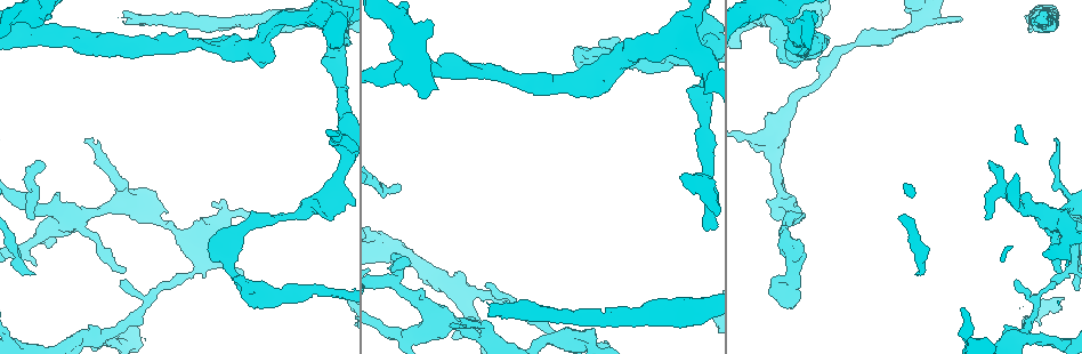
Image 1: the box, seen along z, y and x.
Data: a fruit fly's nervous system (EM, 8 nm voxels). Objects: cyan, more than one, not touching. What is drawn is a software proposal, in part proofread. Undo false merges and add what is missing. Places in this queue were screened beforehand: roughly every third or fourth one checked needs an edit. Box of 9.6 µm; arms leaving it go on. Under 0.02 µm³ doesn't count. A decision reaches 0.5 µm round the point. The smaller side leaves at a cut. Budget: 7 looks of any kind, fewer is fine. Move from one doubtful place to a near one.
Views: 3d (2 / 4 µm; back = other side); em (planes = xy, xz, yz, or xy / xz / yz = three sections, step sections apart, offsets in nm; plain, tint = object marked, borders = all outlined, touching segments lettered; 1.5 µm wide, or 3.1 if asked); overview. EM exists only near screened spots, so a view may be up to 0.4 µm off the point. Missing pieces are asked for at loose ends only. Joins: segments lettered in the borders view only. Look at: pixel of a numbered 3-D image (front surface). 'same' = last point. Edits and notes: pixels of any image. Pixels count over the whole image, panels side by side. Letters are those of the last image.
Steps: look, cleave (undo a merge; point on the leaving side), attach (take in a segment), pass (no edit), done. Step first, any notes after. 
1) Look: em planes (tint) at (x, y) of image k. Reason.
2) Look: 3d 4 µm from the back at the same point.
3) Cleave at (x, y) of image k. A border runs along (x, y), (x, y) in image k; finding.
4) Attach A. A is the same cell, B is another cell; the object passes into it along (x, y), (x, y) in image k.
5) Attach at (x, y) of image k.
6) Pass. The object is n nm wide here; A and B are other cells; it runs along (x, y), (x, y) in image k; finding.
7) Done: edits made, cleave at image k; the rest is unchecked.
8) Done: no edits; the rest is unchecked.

Look: 3d 4 µm at (485, 287) of image 1. Branch stops here.

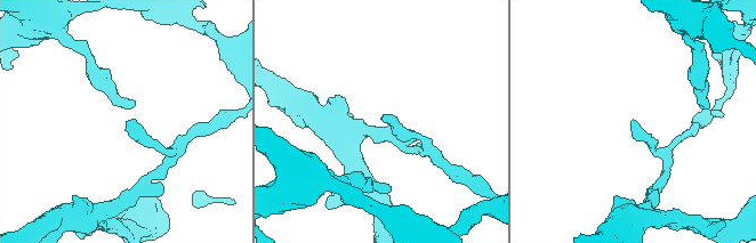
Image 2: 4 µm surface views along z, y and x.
Look: em xz step 8 (tint) at (381, 120) of image 2.

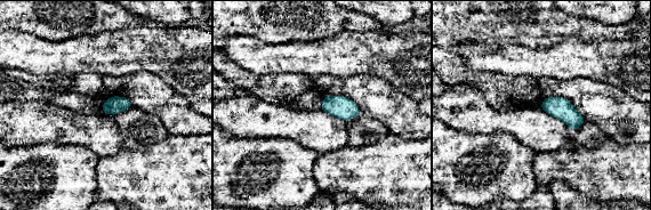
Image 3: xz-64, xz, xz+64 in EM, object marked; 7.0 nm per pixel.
Look: em planes (borders) at the same point. Cut it another way.

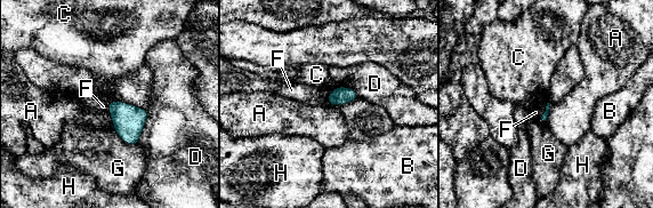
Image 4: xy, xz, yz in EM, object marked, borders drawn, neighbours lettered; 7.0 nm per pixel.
Pass. A, B, C, D, F, G and H are other cells; a border runs along (339, 86), (329, 93) in image 4; none of them fits.

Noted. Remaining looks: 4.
Look: em planes (borders) at (1065, 265) of image 1. Branch stops here.

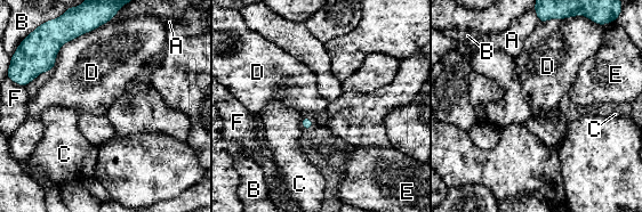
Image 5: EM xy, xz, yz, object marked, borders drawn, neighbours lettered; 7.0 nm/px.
Pass. A, B, C, D, E and F are other cells; no lettered segment goes on from it.

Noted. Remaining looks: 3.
Look: em xy step 8 (tint) at (796, 34) of image 1. Three-way junction.

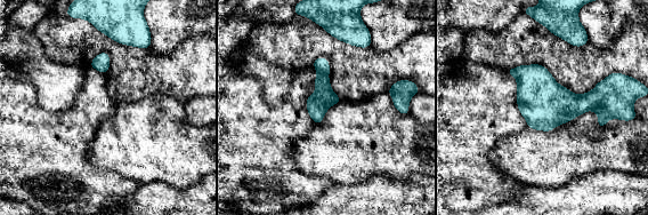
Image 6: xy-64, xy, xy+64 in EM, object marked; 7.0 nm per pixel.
Look: em yz step 4 (tint) at the same point. Another direction.

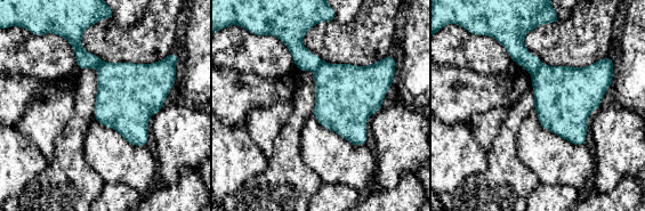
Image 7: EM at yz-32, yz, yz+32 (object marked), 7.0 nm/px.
Look: em yz step 4 (borders) at the same point.

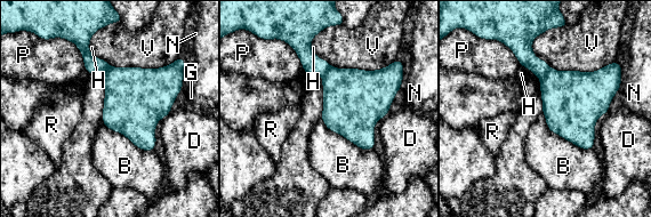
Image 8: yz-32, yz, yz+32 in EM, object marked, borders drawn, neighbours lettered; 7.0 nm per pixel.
Cleave at (522, 48) of image 8. The longest contact is with V, 600 nm; B, D, G, H, N, P, R and V are other cells; a second cell is stuck on.

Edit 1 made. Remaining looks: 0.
Done: edits made, cleave at image 8; the rest is unchecked.

